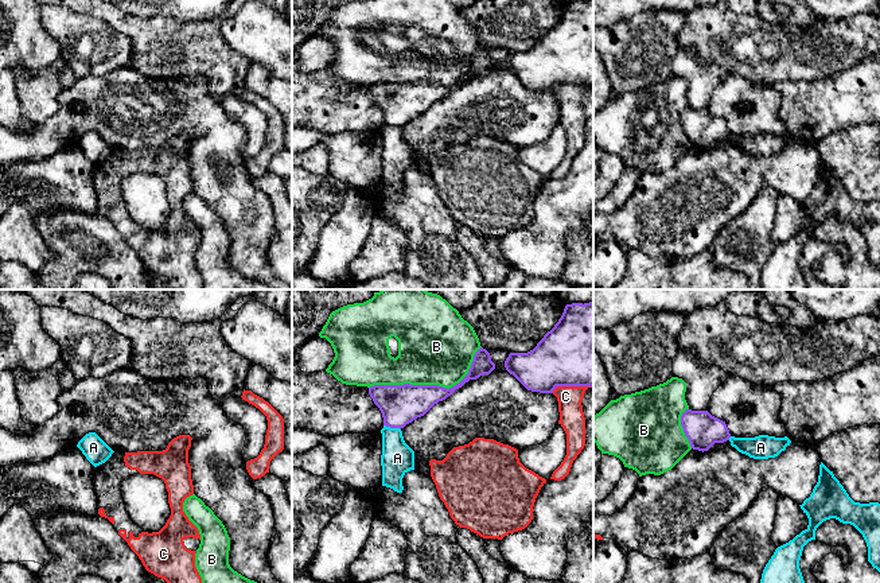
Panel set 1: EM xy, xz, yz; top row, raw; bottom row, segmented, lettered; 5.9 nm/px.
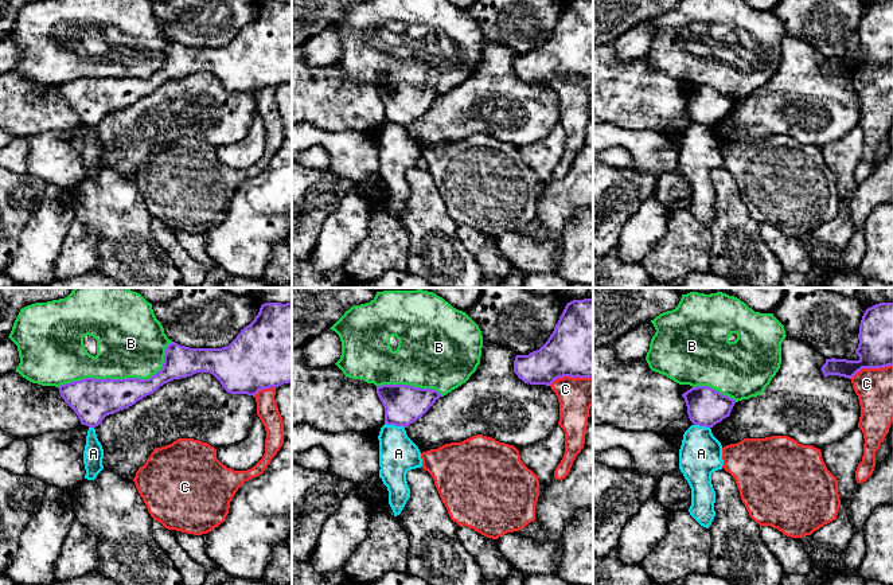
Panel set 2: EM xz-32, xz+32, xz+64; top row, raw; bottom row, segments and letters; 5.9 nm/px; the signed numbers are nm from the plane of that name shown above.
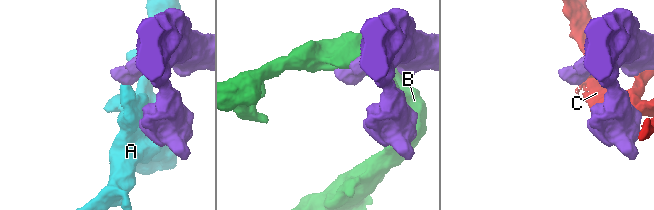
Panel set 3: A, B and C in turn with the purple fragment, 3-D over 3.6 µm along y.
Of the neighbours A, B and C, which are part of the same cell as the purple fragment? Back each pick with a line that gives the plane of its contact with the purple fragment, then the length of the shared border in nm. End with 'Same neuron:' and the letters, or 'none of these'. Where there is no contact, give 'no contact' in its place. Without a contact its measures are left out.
Same neuron: none of these

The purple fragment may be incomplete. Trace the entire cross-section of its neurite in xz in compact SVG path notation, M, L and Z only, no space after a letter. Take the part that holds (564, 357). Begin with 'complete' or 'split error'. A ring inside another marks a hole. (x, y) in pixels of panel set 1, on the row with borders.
complete | M593 300L566 304L554 327L527 353L510 353L506 370L527 390L553 393L557 386L593 388Z

